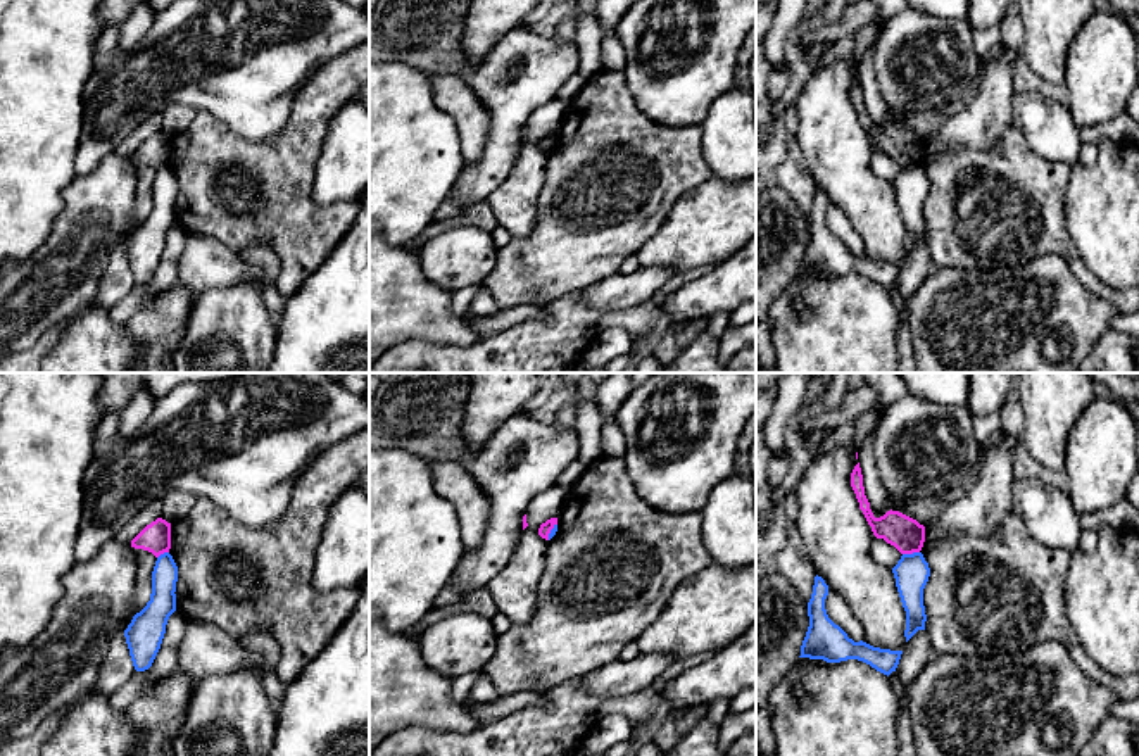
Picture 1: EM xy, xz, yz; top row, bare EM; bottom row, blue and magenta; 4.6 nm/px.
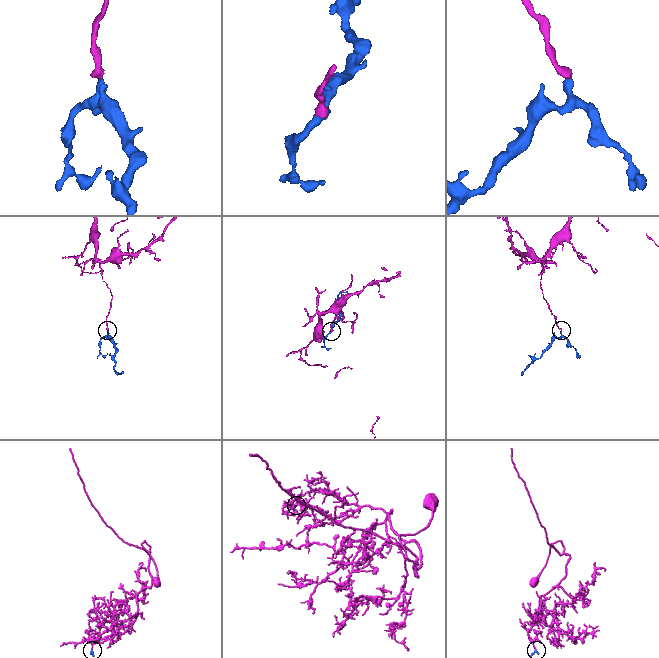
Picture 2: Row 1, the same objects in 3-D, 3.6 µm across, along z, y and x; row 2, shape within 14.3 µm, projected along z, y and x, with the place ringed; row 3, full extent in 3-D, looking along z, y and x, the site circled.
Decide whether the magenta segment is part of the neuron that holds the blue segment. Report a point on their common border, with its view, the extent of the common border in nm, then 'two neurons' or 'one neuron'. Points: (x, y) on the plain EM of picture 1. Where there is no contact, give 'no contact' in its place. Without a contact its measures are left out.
yz (910, 168) | 80 nm | two neurons

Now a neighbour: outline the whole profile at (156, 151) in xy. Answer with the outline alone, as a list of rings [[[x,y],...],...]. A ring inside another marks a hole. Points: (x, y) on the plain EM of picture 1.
[[[157,131],[147,138],[133,154],[131,161],[143,162],[159,171],[171,162],[171,136]]]

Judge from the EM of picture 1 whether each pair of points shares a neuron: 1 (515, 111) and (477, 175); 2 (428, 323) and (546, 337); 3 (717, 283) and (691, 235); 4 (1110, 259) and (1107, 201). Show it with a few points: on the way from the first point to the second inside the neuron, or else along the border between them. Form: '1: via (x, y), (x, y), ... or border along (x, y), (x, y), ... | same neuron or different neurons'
1: via (506, 126), (501, 149), (492, 159) | same neuron
2: border along (484, 335), (468, 346), (442, 344) | different neurons
3: border along (737, 251), (717, 264) | different neurons
4: via (1110, 245), (1110, 214) | same neuron

